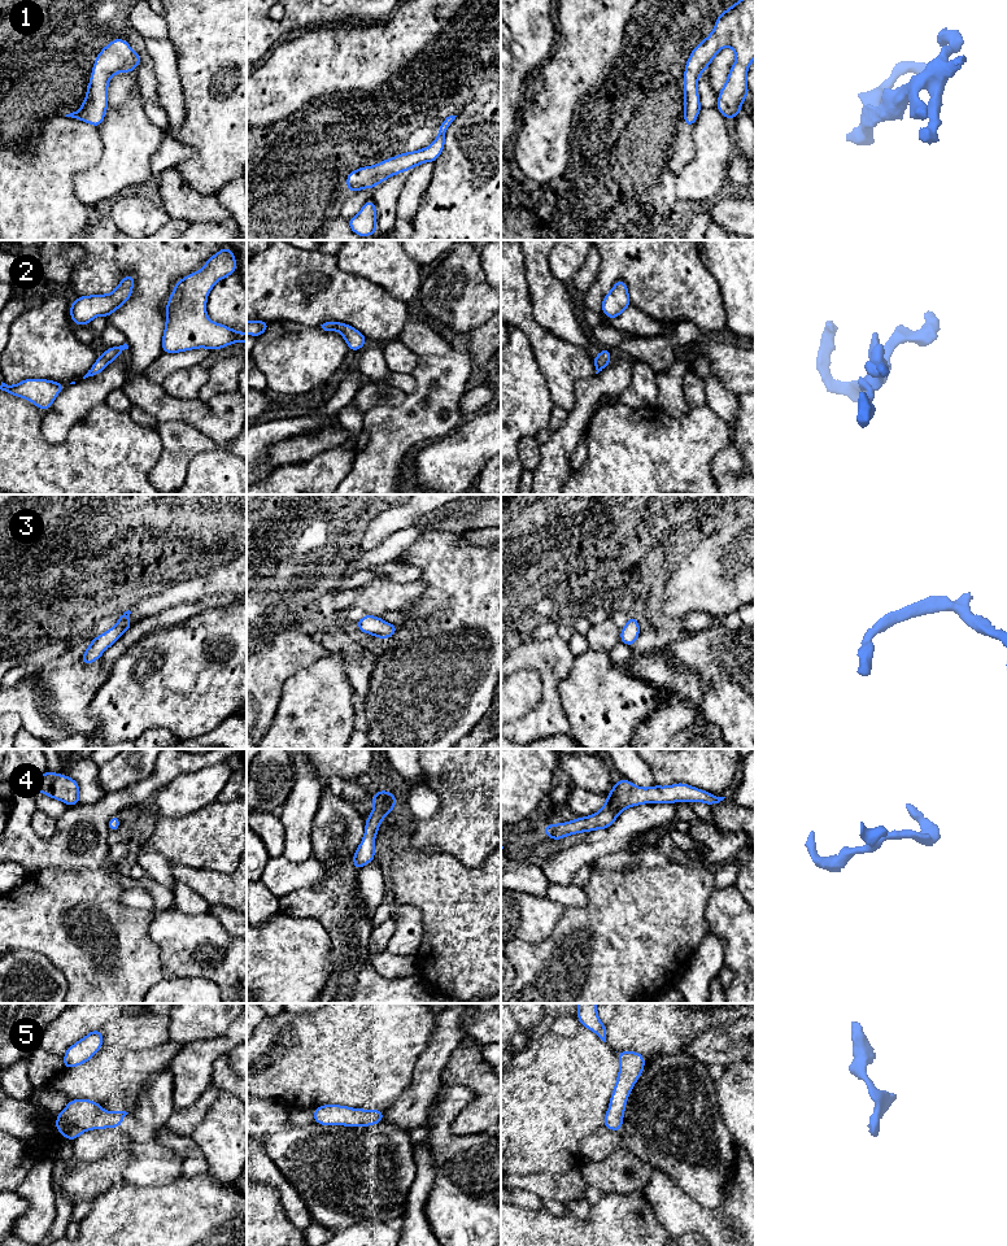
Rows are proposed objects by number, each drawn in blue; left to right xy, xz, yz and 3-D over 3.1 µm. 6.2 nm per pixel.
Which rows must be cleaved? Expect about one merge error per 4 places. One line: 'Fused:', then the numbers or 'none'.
Fused: none

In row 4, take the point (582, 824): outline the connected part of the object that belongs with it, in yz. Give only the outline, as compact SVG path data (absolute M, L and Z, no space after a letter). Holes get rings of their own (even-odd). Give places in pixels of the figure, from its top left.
M622 779L613 785L605 806L600 811L592 816L577 818L561 824L550 823L542 829L542 833L557 841L580 832L606 829L616 820L623 810L642 803L675 803L679 801L689 803L698 801L711 806L724 798L683 783L668 787L654 785L640 788L629 780Z

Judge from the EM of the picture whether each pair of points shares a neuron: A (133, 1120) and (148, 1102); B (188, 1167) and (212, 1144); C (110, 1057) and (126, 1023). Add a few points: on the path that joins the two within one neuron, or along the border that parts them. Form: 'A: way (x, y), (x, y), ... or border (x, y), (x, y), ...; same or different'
A: way (136, 1116), (147, 1106); same
B: border (191, 1137), (203, 1154), (208, 1172); different
C: border (104, 1044), (145, 1050); different

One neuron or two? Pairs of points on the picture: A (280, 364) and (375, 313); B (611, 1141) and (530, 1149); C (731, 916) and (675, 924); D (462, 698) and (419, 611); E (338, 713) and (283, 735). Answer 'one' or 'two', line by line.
A: two
B: two
C: two
D: one
E: one

